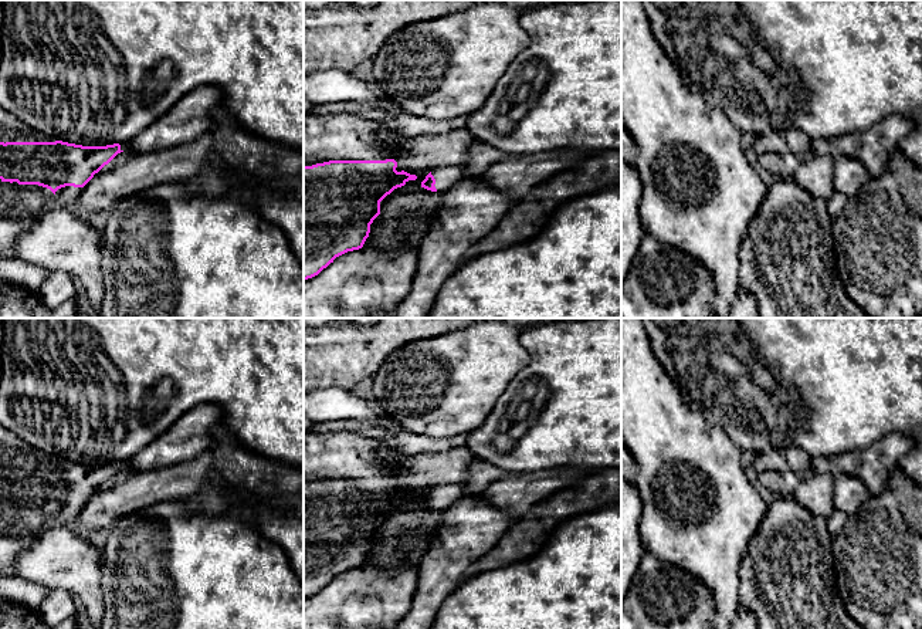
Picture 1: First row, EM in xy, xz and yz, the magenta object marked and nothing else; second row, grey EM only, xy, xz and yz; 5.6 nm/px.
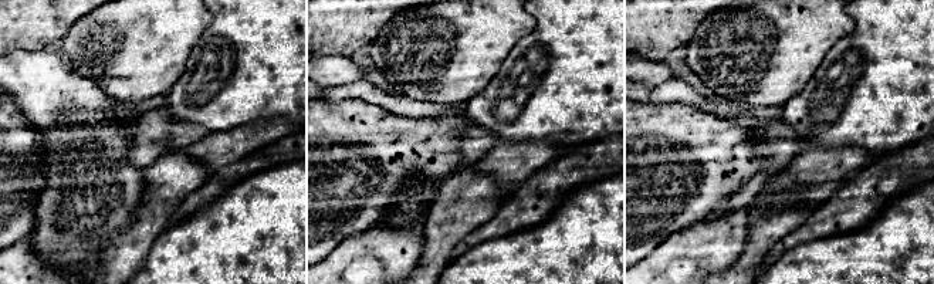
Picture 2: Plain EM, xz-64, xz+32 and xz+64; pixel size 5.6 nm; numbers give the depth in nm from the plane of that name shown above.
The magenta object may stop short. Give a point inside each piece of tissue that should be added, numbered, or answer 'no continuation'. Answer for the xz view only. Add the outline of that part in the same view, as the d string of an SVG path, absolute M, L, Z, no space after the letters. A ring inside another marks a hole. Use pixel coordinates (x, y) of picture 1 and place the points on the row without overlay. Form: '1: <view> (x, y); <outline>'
1: xz (447, 494); M461 481L455 484L435 486L431 488L431 493L435 497L434 504L437 510L443 510L443 511L464 497Z

